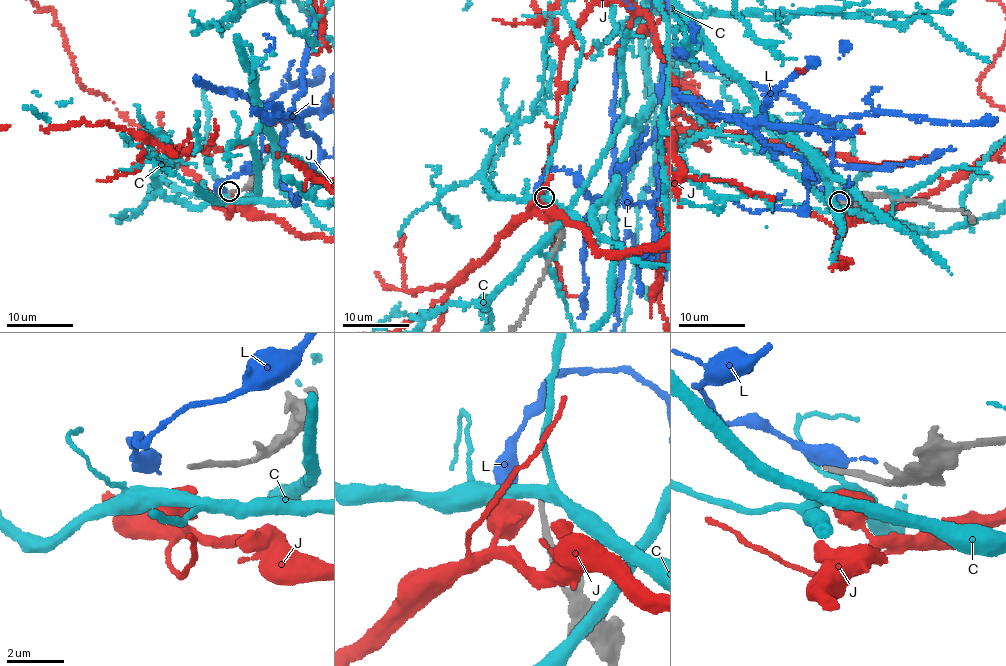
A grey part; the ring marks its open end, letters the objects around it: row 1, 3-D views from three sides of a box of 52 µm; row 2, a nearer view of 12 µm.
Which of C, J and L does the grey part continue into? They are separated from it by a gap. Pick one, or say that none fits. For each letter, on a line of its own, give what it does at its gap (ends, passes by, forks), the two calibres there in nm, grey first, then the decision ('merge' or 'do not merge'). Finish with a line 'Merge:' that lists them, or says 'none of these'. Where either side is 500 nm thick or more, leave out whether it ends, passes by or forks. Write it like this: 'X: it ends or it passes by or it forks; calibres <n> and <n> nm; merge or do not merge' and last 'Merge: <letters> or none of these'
C: it passes by; calibres 150 and 440 nm; do not merge
J: calibres 150 and 600 nm; do not merge
L: it passes by; calibres 150 and 440 nm; do not merge
Merge: none of these

